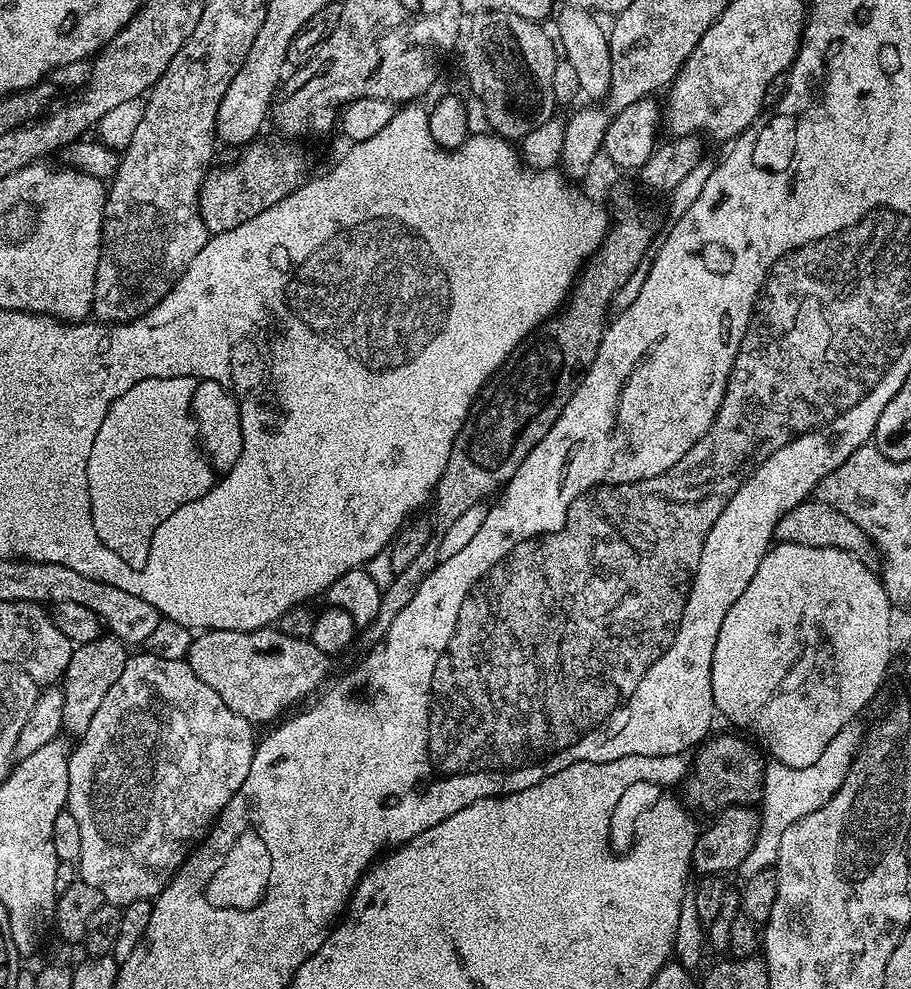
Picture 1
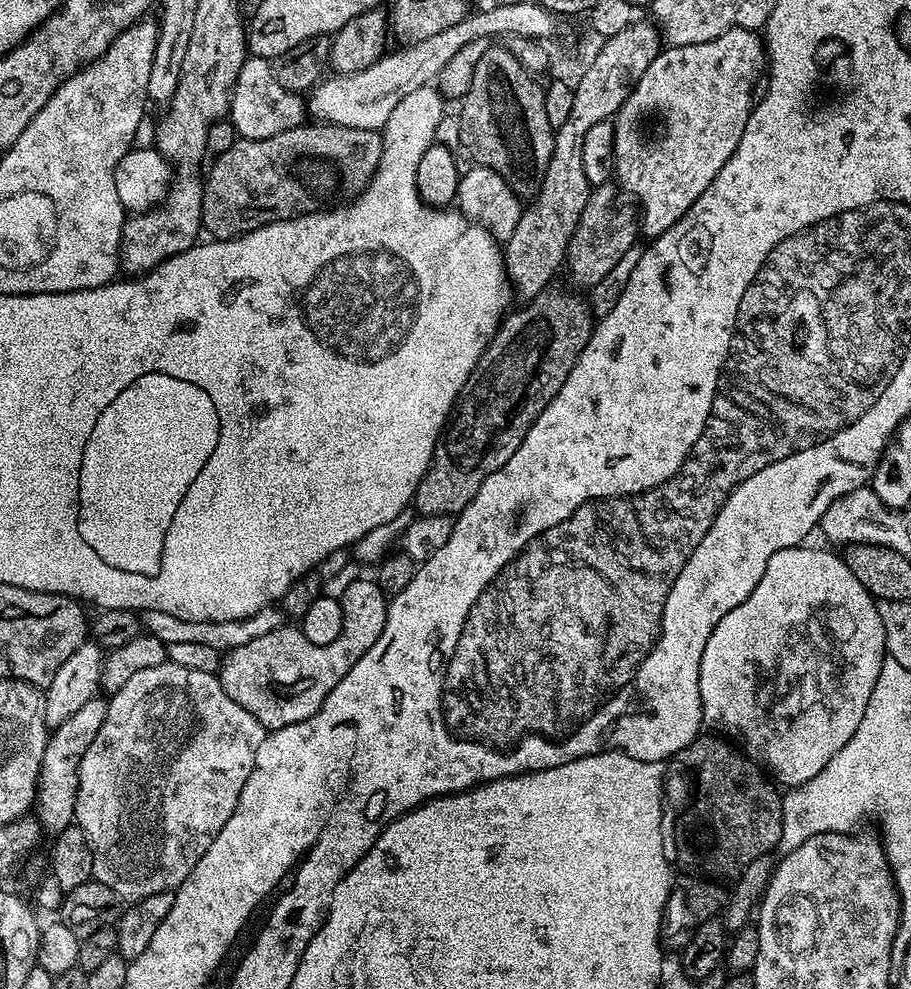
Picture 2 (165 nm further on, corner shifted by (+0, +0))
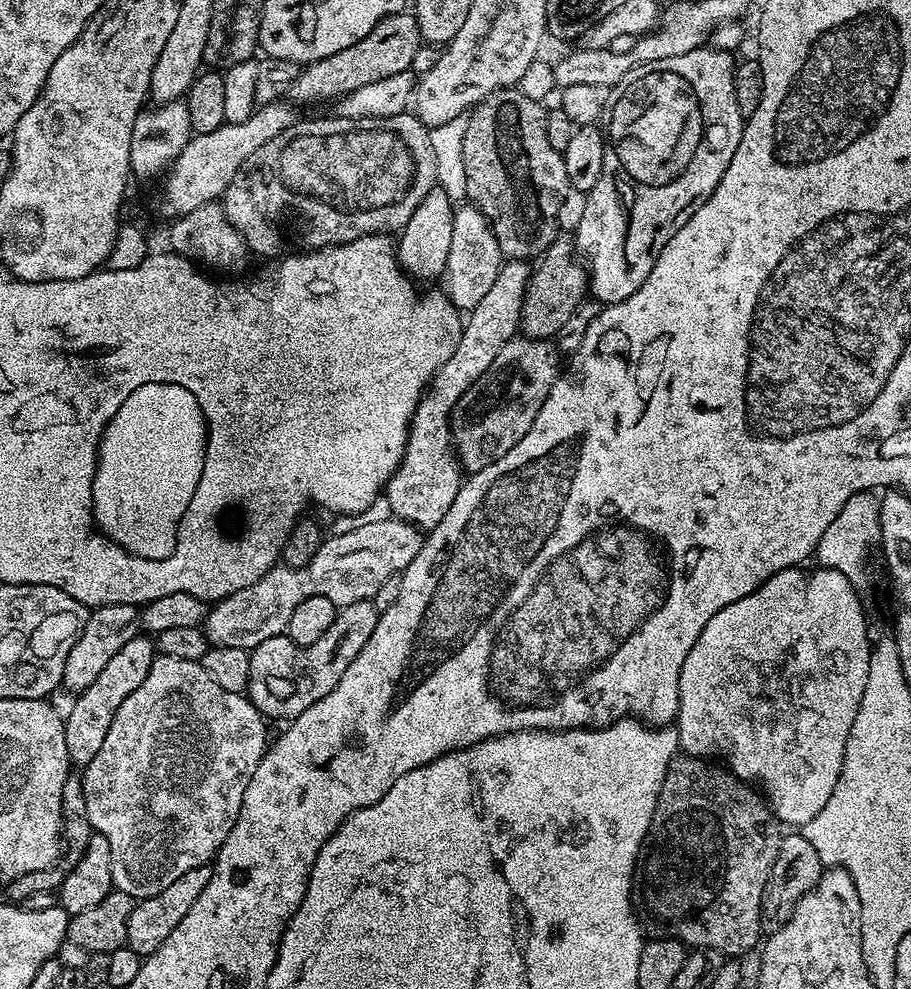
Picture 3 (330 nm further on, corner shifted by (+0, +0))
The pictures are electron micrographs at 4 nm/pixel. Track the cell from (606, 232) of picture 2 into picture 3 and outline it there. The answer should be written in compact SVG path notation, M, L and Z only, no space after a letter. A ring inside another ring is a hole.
M557 238L542 253L538 263L540 265L531 273L528 293L524 296L524 313L520 316L520 328L523 335L531 336L534 340L548 340L557 336L574 310L586 300L590 292L590 281L585 265L574 255L571 239Z

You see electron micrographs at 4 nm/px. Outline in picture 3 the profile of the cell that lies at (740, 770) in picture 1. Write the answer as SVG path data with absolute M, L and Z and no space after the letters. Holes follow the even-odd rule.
M687 754L673 756L666 778L660 787L660 800L663 803L668 803L672 807L672 812L657 810L652 816L646 837L646 847L643 849L642 858L637 859L636 868L632 872L632 902L643 927L647 931L649 928L652 934L657 937L681 940L692 950L709 948L719 952L721 957L724 958L740 958L743 957L743 952L750 951L752 947L755 949L762 940L762 935L760 936L760 900L762 904L768 887L768 876L772 872L772 867L776 865L777 860L782 855L782 843L780 844L782 825L772 813L767 799L753 785L732 775L727 767L719 766L720 768L715 768L712 764L715 763L699 756Z

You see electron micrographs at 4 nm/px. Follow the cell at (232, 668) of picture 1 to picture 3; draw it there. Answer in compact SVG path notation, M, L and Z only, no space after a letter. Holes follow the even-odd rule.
M372 600L352 602L339 609L329 630L317 642L302 647L286 634L262 642L251 651L249 700L267 719L293 720L302 710L320 701L330 690L336 688L350 662L369 641L379 620L379 609Z

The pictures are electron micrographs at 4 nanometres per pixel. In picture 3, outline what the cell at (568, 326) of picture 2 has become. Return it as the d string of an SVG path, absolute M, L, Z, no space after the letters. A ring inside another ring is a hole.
M517 334L510 342L506 342L506 346L502 346L498 358L494 358L494 362L490 364L490 370L486 370L486 374L463 396L460 403L456 405L456 411L452 413L454 447L461 465L469 473L490 466L498 458L514 450L514 446L518 446L526 430L530 430L542 402L546 402L552 383L555 382L561 368L562 360L558 355L557 347L555 343L548 340L534 340L531 336Z

